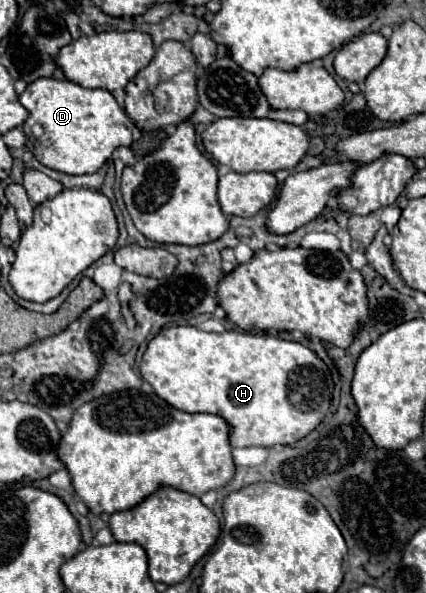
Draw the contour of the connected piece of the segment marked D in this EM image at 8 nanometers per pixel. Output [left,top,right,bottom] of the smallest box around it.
[20,78,132,174]

